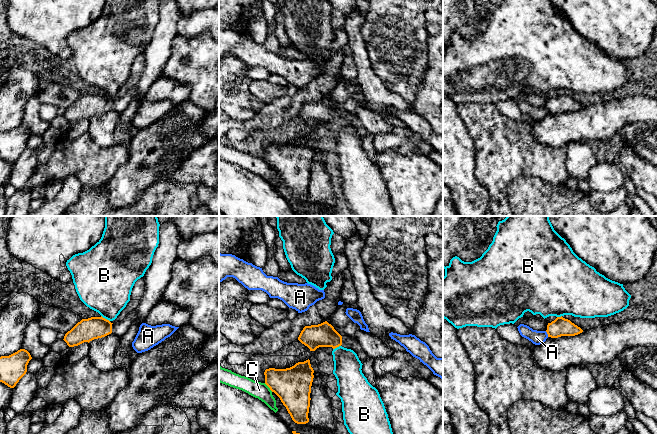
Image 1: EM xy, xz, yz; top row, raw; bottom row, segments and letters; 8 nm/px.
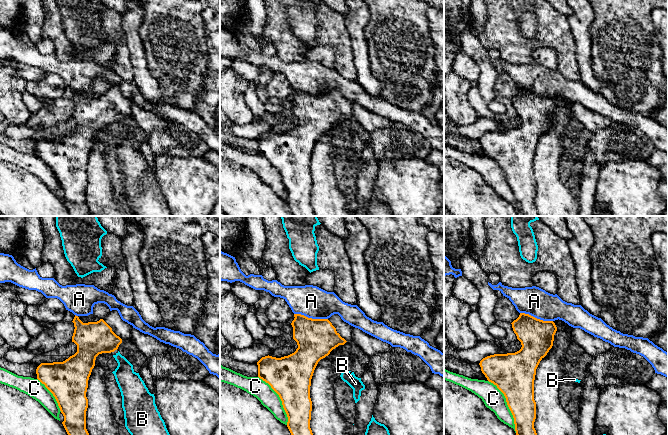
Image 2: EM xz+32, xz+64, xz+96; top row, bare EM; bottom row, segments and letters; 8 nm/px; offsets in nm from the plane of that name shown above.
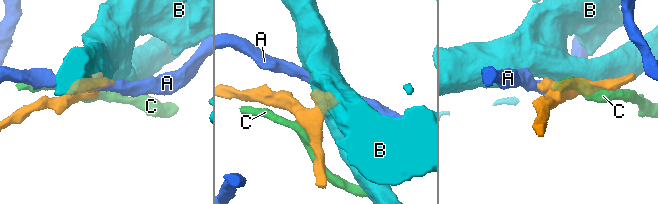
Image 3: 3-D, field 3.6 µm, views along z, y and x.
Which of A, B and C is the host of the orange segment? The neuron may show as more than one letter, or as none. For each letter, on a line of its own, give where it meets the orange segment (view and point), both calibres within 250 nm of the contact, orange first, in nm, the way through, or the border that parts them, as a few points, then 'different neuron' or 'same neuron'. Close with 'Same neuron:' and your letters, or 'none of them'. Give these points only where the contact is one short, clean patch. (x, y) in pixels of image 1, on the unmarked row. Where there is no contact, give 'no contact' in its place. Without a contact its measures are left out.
A: meets orange in yz at (547, 109); 150 nm thick on the orange side, 110 nm on the other; border along yz (545, 107), (548, 112); different neuron
B: meets orange in xy at (104, 94); 180 nm thick on the orange side, 420 nm on the other; border along xy (101, 91), (109, 97); different neuron
C: meets orange in xz at (268, 162); 300 nm thick on the orange side, 130 nm on the other; different neuron
Same neuron: none of them

